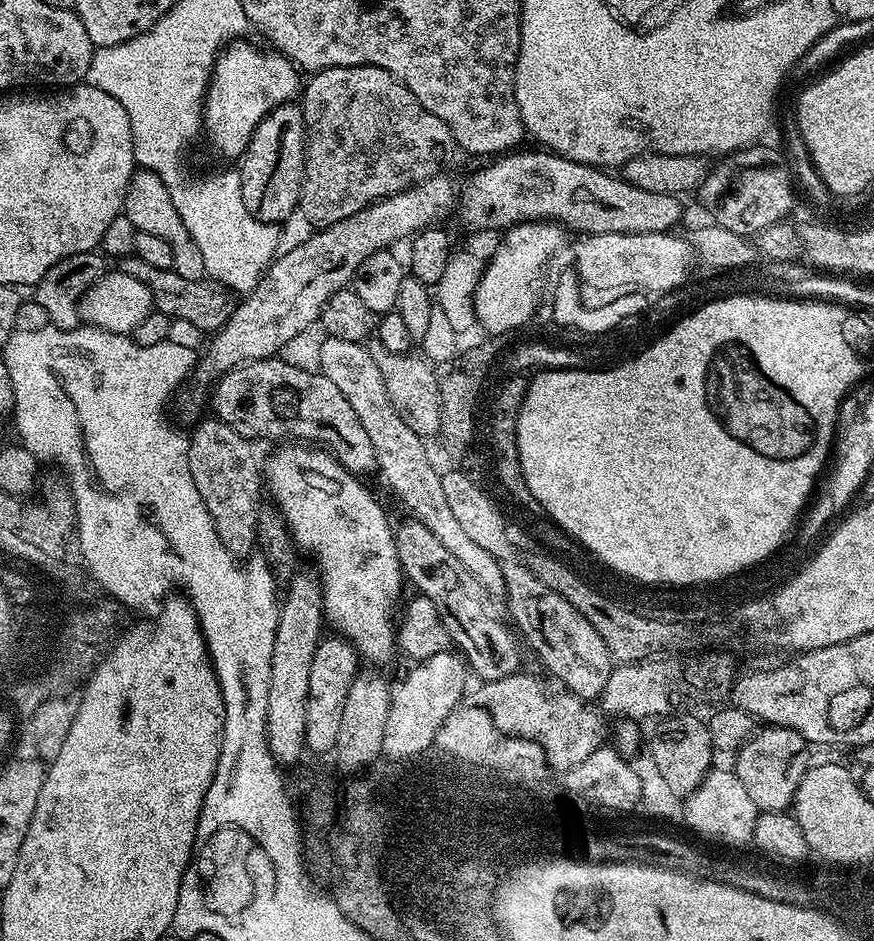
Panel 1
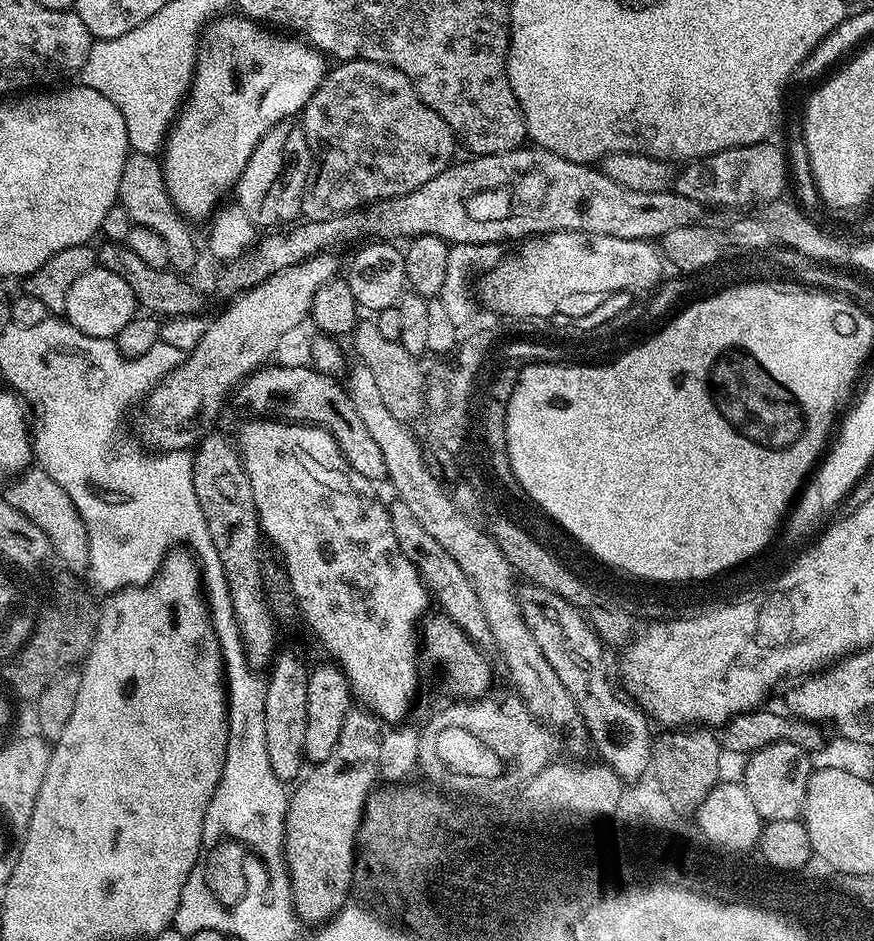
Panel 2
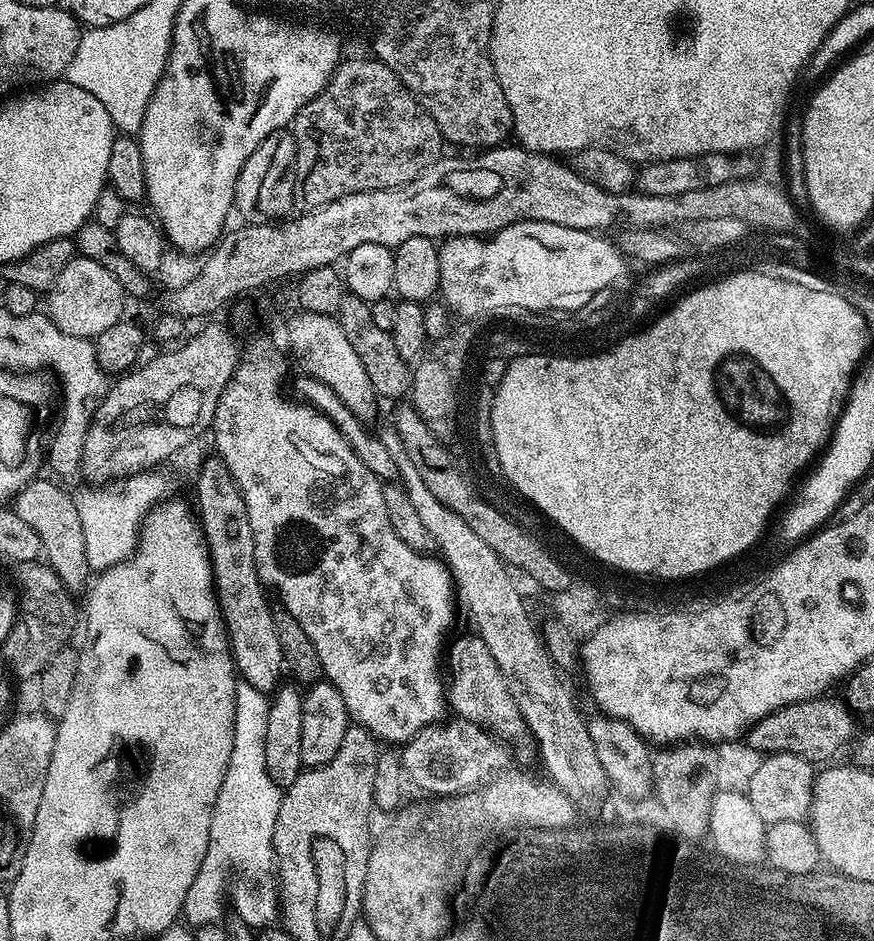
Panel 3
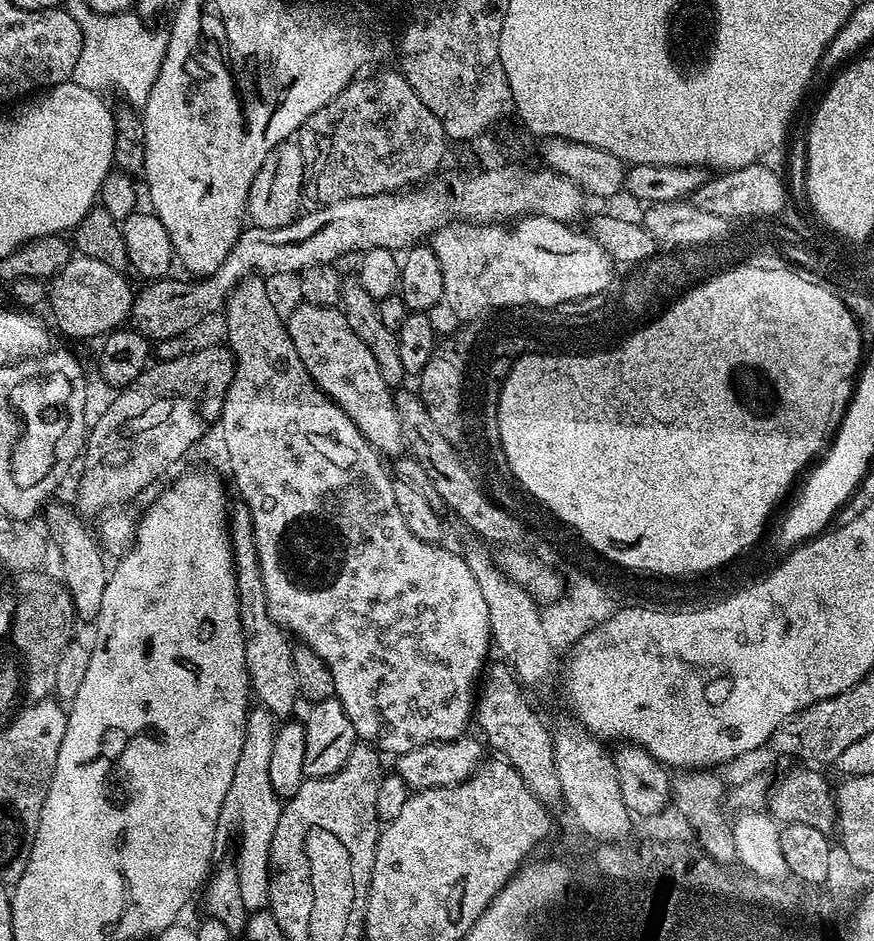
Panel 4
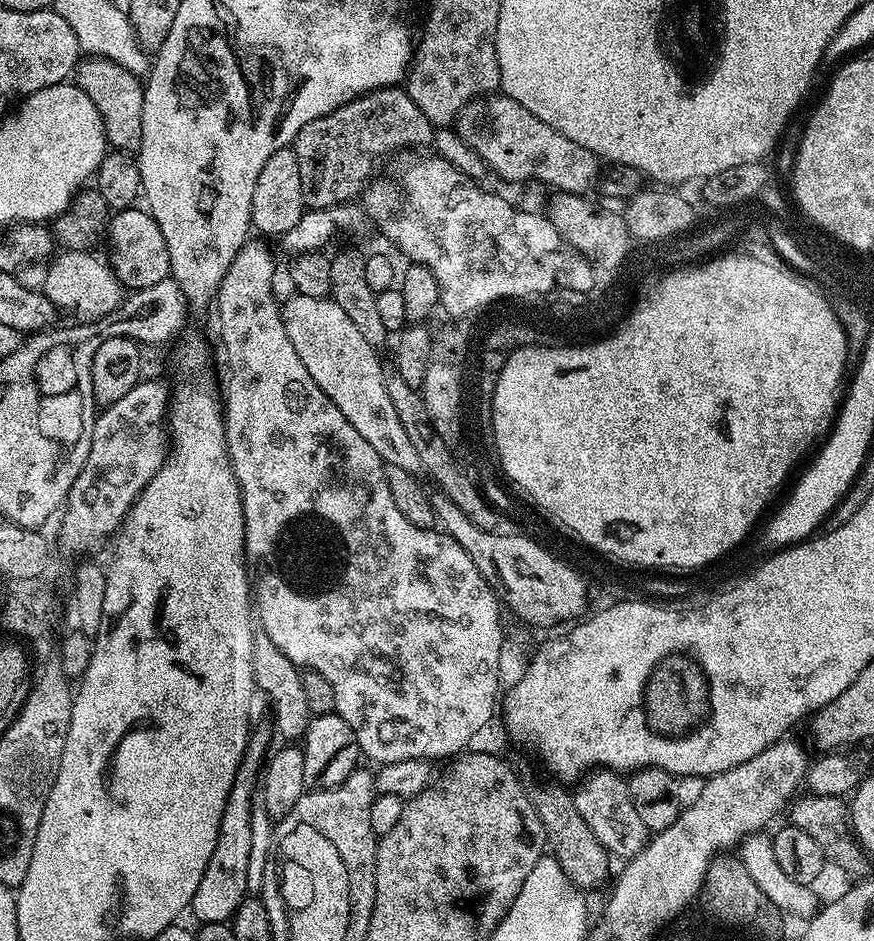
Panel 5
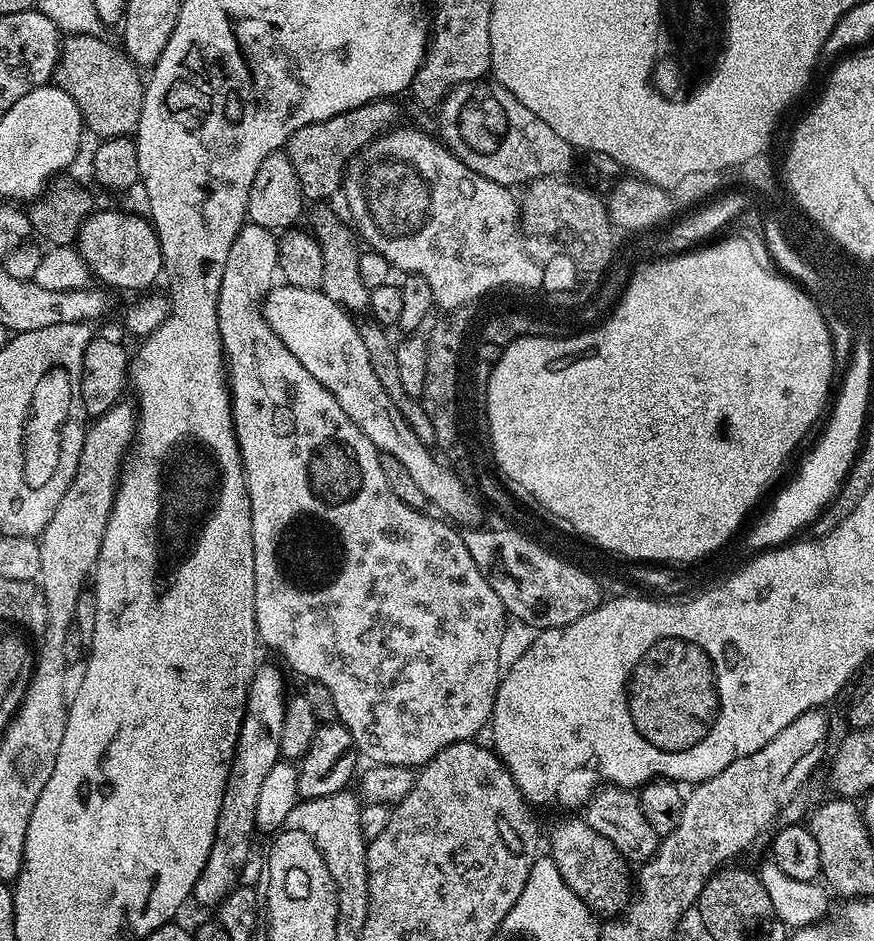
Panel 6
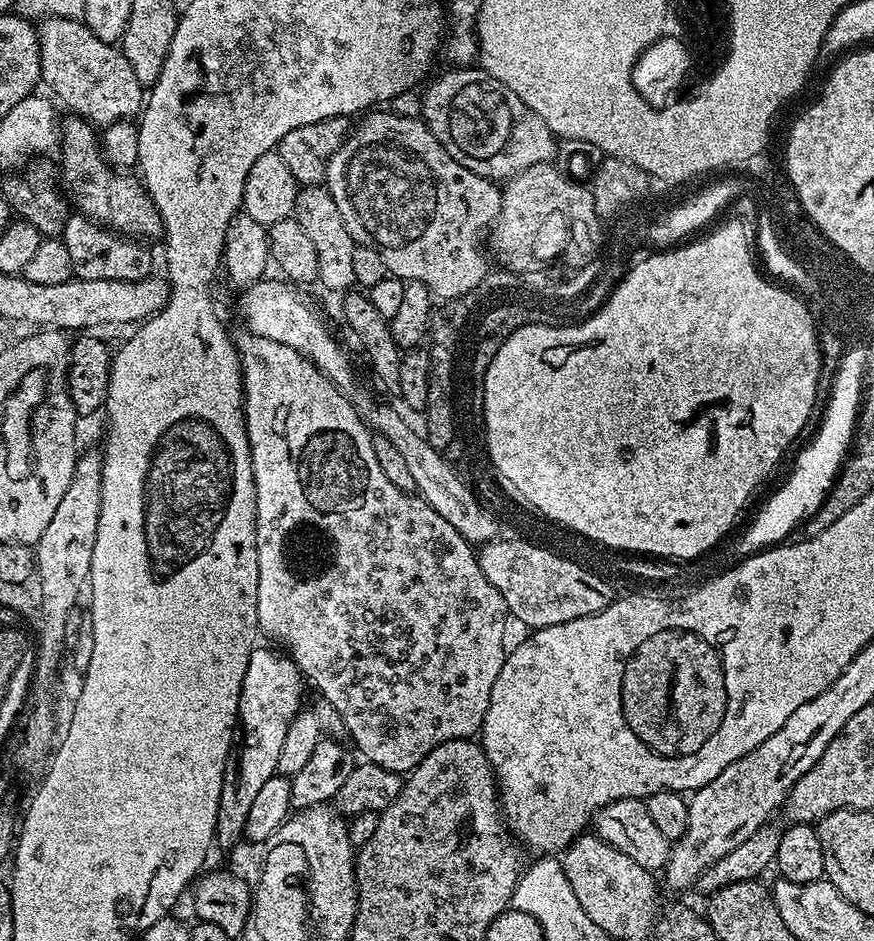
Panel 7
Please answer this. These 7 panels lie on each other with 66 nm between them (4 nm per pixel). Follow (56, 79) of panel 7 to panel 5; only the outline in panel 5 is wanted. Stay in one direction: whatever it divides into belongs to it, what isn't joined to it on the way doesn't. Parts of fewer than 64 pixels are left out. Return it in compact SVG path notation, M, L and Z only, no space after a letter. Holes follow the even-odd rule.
M99 58L83 59L74 76L75 83L98 107L103 120L104 135L115 151L137 153L142 138L142 106L144 105L143 83L132 72L126 71L117 63Z

